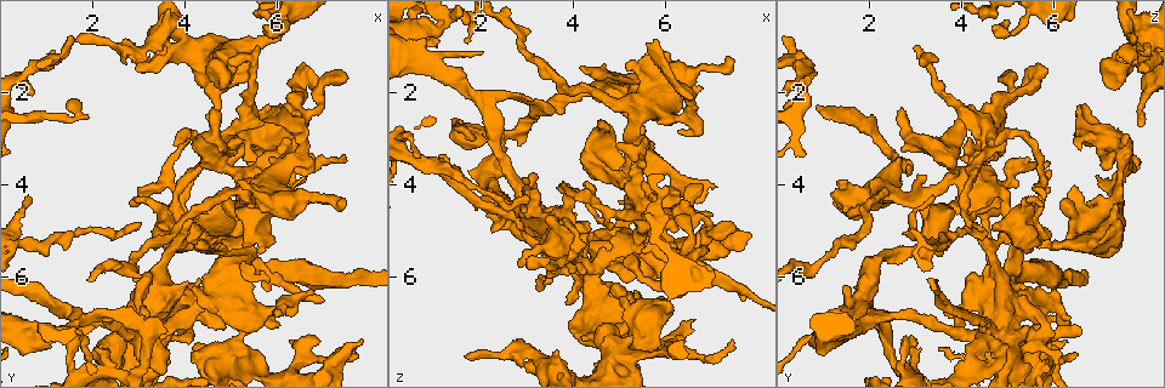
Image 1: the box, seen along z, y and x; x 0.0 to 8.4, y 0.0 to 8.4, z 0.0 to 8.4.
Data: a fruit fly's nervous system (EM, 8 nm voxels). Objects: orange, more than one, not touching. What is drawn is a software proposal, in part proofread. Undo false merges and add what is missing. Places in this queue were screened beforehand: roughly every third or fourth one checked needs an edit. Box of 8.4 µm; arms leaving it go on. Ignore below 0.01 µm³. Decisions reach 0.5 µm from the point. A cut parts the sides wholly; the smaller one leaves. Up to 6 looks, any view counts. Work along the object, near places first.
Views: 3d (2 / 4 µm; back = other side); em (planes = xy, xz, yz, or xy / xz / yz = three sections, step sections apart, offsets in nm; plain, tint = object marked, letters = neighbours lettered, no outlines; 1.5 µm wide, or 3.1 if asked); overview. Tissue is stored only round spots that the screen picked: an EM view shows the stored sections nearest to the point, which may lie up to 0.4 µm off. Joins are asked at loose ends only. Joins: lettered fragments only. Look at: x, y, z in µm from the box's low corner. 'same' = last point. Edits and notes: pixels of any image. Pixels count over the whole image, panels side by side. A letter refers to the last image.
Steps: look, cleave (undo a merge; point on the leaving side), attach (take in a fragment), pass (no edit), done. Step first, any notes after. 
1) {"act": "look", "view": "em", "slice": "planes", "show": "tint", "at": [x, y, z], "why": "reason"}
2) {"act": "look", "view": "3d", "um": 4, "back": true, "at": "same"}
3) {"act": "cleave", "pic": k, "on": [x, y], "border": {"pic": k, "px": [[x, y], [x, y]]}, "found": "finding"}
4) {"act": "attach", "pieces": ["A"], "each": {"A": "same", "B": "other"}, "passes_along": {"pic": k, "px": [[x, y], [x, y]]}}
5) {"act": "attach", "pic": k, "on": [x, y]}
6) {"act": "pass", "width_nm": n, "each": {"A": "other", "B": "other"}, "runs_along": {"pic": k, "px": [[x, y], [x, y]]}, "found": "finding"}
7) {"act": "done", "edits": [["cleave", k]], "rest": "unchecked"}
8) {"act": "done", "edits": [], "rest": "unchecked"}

{"act": "look", "view": "em", "slice": "yz", "step": 8, "show": "tint", "at": [5.30, 4.65, 6.55], "why": "thick turns thin"}

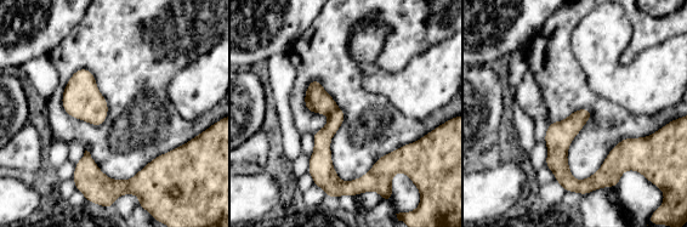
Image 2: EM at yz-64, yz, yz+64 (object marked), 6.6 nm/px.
{"act": "look", "view": "em", "slice": "planes", "show": "letters", "at": "same"}

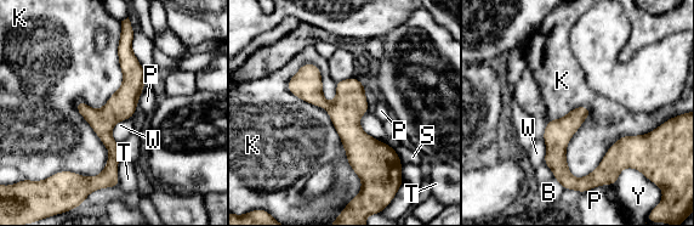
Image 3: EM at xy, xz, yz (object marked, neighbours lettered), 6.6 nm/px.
{"act": "pass", "each": {"B": "other", "K": "other", "P": "other", "S": "other", "T": "other", "W": "other", "Y": "other"}, "runs_along": {"pic": 3, "px": [[124, 38], [129, 94], [107, 118], [108, 182]]}, "found": "continuous, no second neuron"}

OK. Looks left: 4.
{"act": "look", "view": "em", "slice": "planes", "show": "plain", "at": [7.50, 3.40, 7.30]}

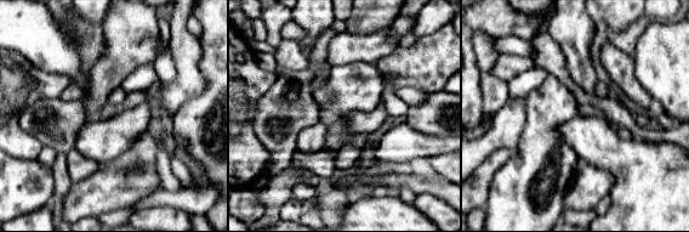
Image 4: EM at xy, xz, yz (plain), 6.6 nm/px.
{"act": "look", "view": "em", "slice": "planes", "show": "letters", "at": "same"}

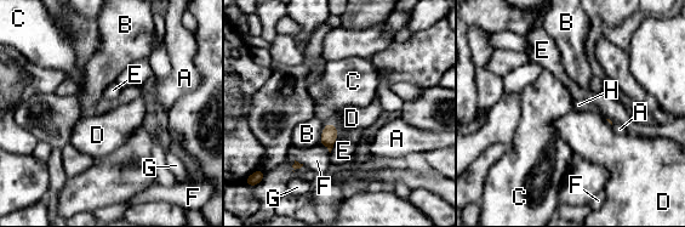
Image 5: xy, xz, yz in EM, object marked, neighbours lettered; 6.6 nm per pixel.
{"act": "attach", "pieces": ["H"], "width_nm": 100, "each": {"A": "other", "B": "other", "C": "other", "D": "other", "E": "other", "F": "other", "G": "other", "H": "same"}, "found": "the neuron continues"}

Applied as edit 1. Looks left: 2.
{"act": "done", "edits": [["attach", 5]], "rest": "unchecked"}

